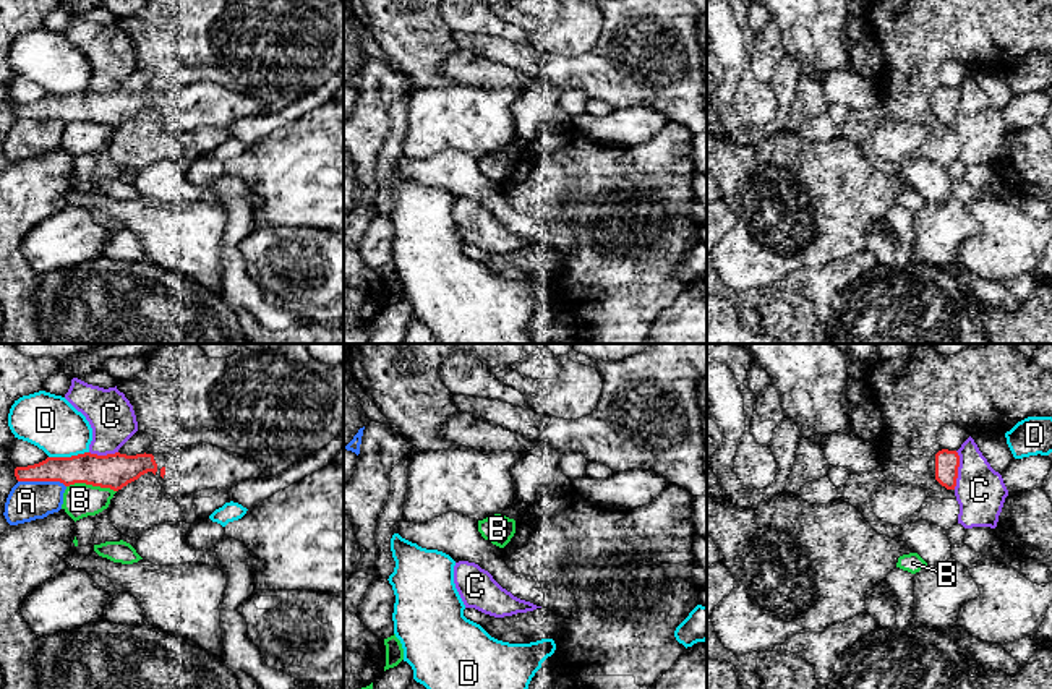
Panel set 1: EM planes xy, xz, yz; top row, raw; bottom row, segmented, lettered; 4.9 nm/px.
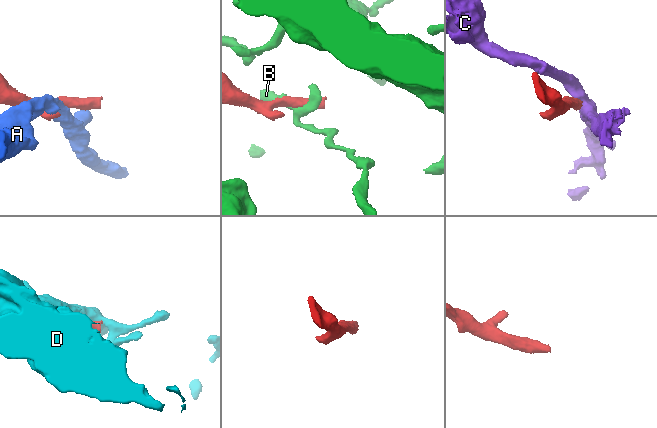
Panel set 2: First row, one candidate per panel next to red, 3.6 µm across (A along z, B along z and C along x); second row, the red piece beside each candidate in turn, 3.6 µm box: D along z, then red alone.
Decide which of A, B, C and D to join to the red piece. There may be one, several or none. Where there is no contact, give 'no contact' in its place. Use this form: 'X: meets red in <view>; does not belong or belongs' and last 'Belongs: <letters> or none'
A: meets red in xy; does not belong
B: meets red in xy; does not belong
C: meets red in yz; does not belong
D: meets red in xy; does not belong
Belongs: none

